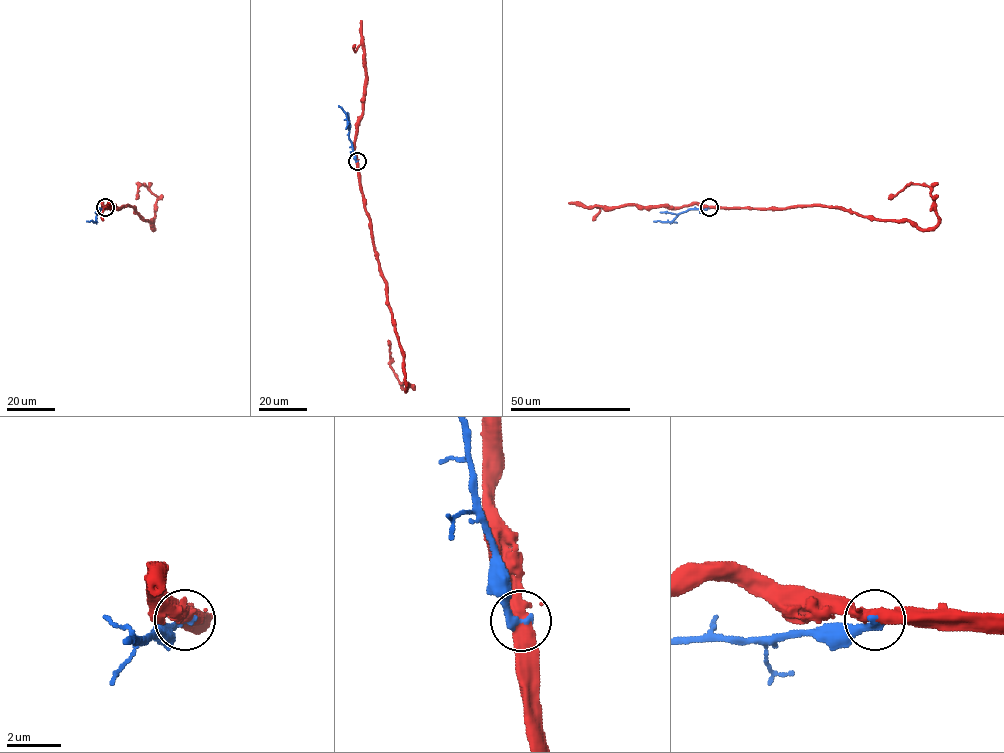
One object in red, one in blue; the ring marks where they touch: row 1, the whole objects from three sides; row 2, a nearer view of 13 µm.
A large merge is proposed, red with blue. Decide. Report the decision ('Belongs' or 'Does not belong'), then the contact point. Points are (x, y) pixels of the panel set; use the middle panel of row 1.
Does not belong. Place: (357, 161)

